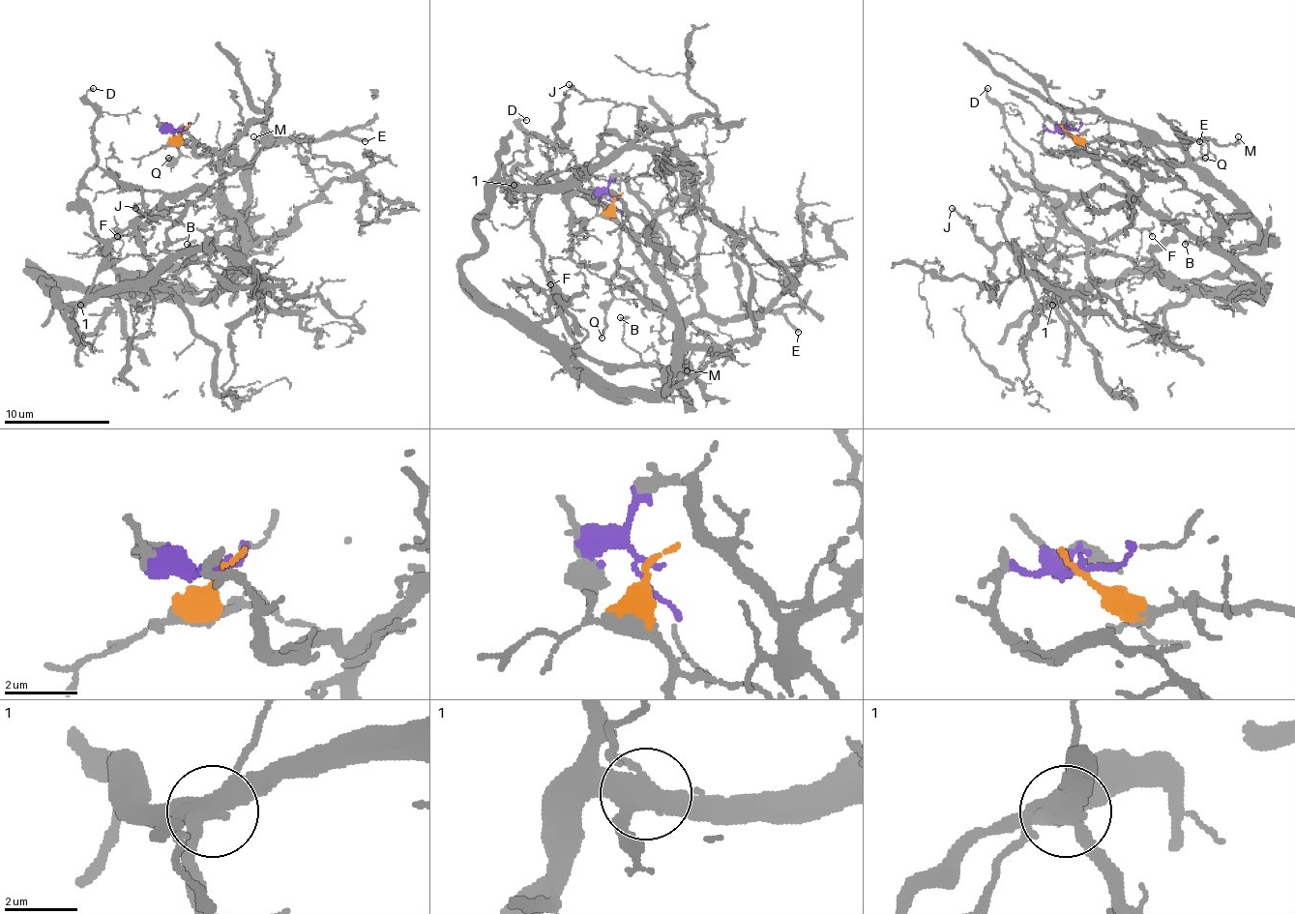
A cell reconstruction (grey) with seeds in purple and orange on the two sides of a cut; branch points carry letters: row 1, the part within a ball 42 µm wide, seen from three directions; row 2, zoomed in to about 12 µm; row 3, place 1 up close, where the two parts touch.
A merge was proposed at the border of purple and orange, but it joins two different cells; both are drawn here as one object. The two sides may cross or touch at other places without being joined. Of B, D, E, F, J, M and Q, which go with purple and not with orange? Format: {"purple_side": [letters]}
{"purple_side": ["J"]}

